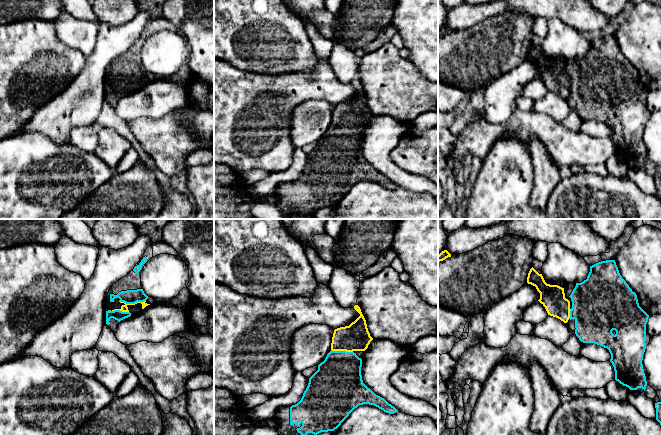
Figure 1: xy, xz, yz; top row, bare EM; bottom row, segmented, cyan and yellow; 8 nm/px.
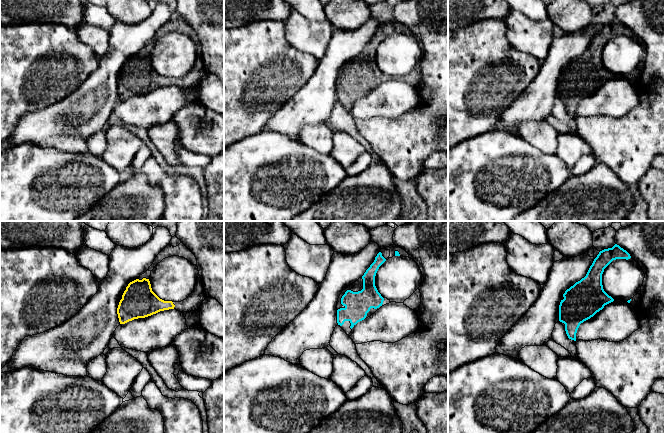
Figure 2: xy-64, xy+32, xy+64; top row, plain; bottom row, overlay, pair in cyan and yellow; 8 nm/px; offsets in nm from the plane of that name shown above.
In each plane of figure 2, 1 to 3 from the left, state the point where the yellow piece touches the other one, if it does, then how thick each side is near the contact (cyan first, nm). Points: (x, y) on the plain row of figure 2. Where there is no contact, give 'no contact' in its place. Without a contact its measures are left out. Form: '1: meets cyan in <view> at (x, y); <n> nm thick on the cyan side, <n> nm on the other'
1: no contact
2: no contact
3: no contact

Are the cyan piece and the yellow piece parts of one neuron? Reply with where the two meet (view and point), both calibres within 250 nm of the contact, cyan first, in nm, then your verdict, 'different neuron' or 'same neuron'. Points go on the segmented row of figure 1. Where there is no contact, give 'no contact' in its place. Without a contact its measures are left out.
contact xy (132, 303); calibres 110 and 60 nm; same neuron

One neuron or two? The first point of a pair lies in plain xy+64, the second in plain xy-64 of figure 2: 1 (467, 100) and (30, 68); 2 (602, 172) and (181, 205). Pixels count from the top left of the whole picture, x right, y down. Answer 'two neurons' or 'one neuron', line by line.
1: one neuron
2: two neurons

